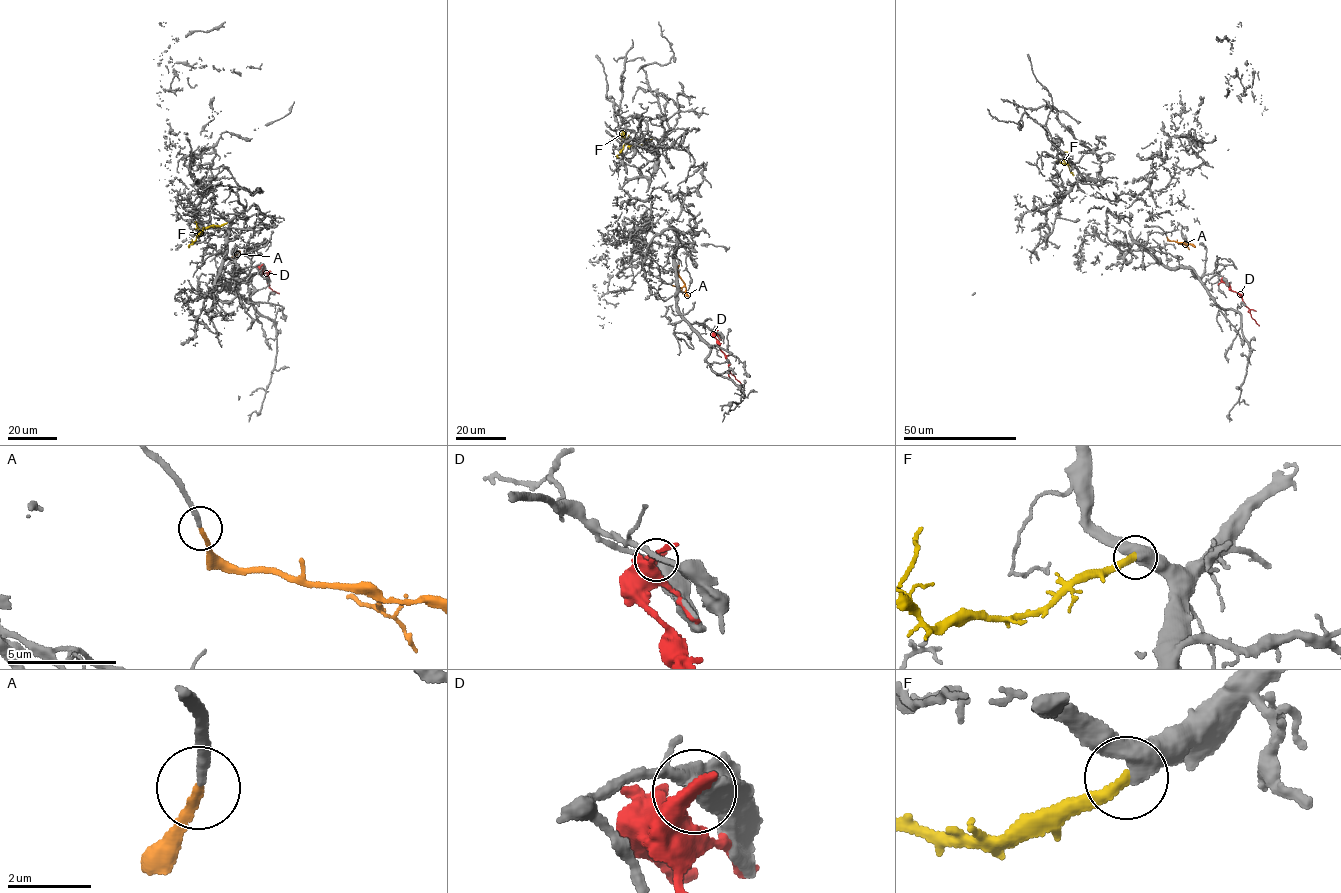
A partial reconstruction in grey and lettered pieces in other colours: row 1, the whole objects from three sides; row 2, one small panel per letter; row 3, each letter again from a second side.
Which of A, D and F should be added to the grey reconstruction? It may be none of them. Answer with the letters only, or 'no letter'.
A, F

